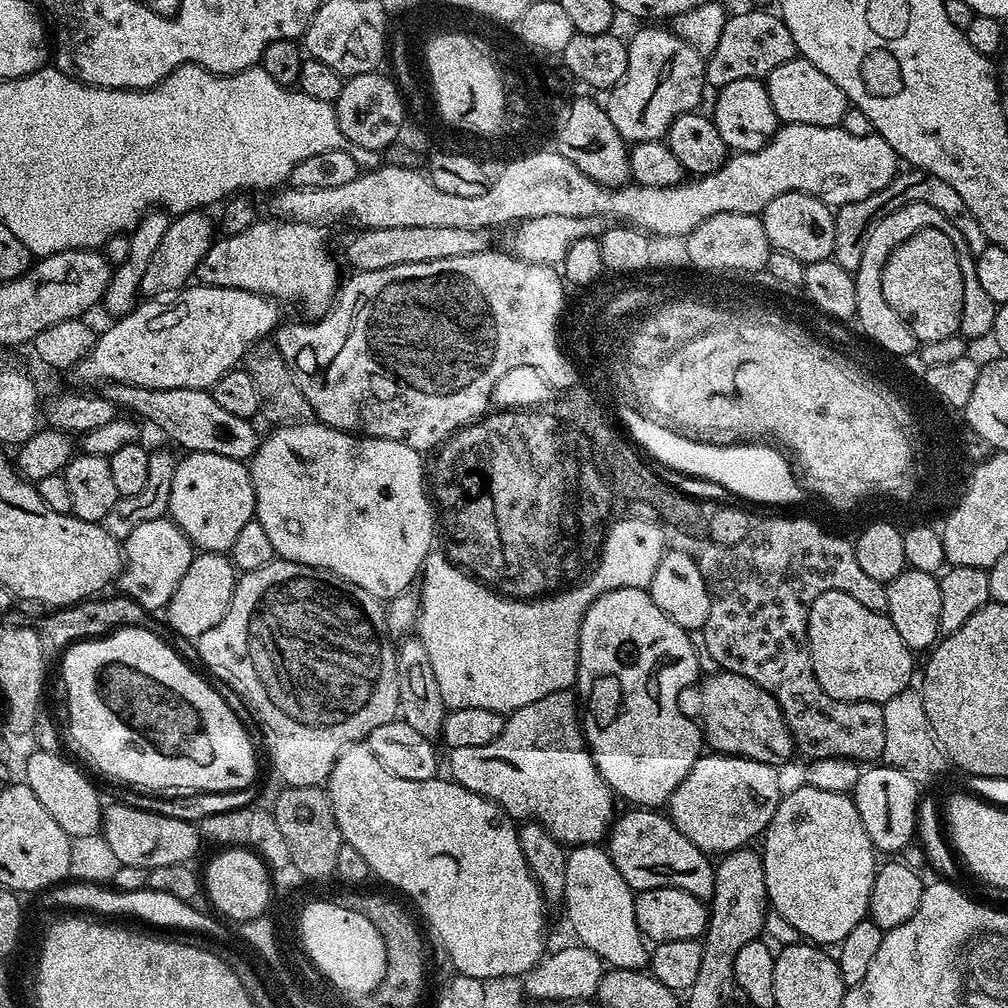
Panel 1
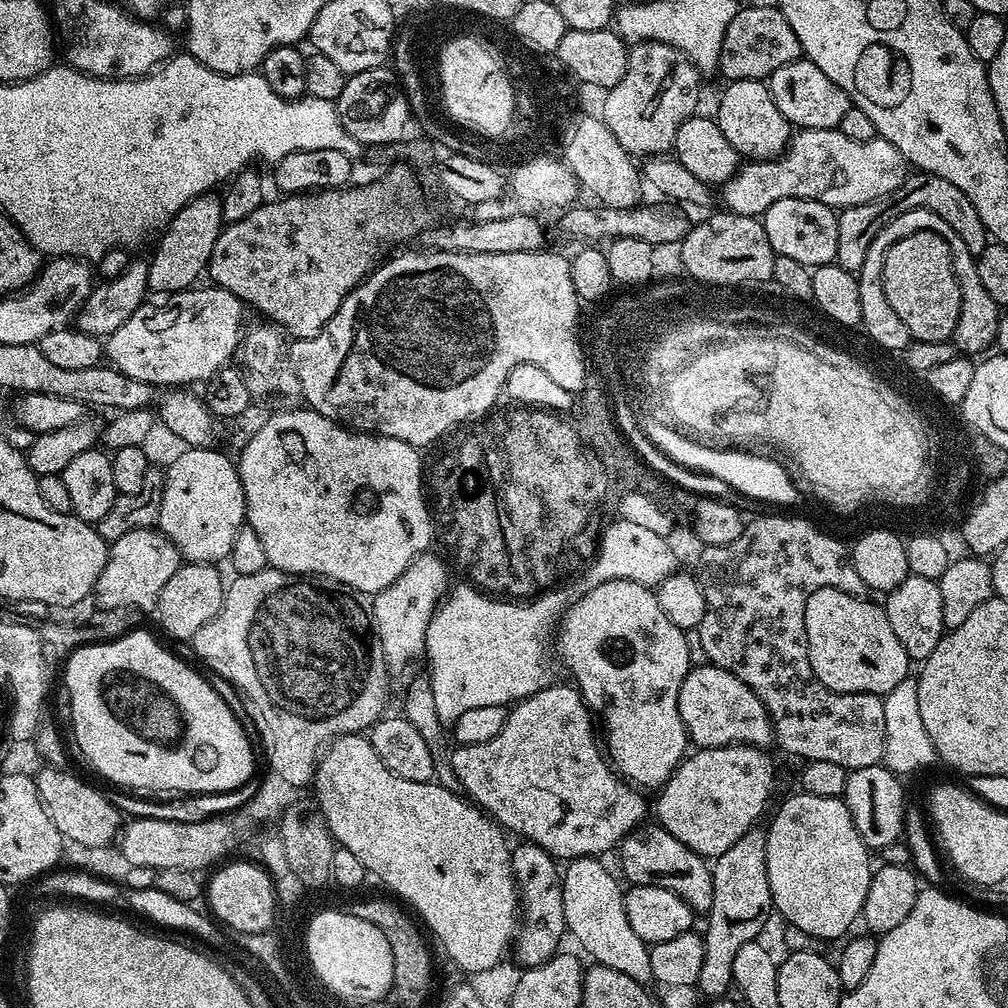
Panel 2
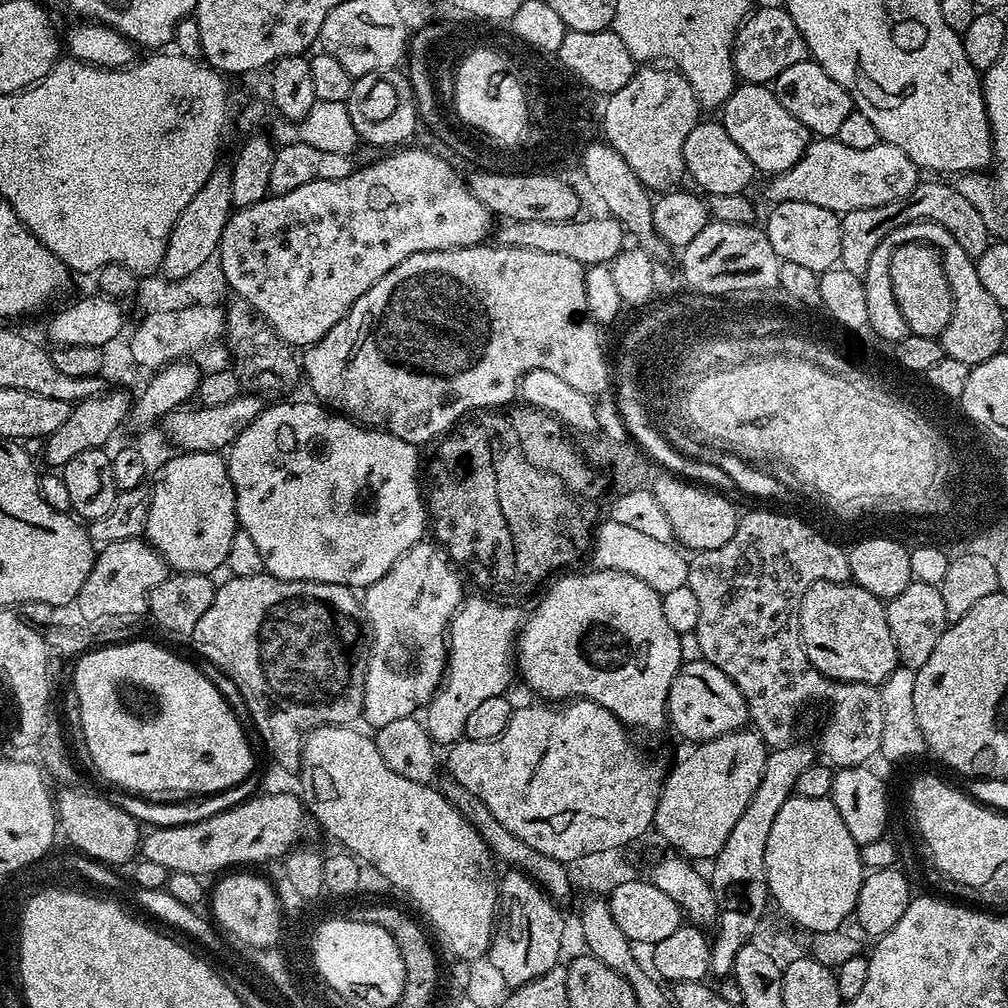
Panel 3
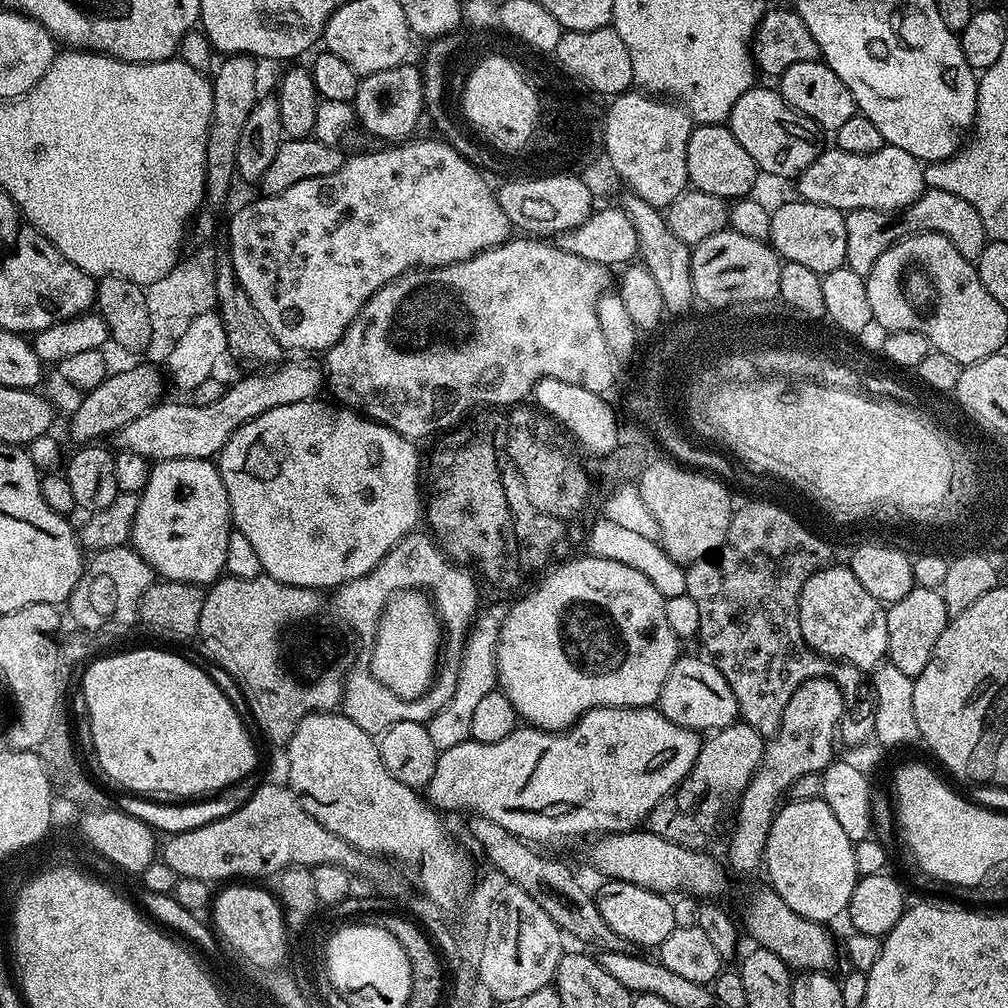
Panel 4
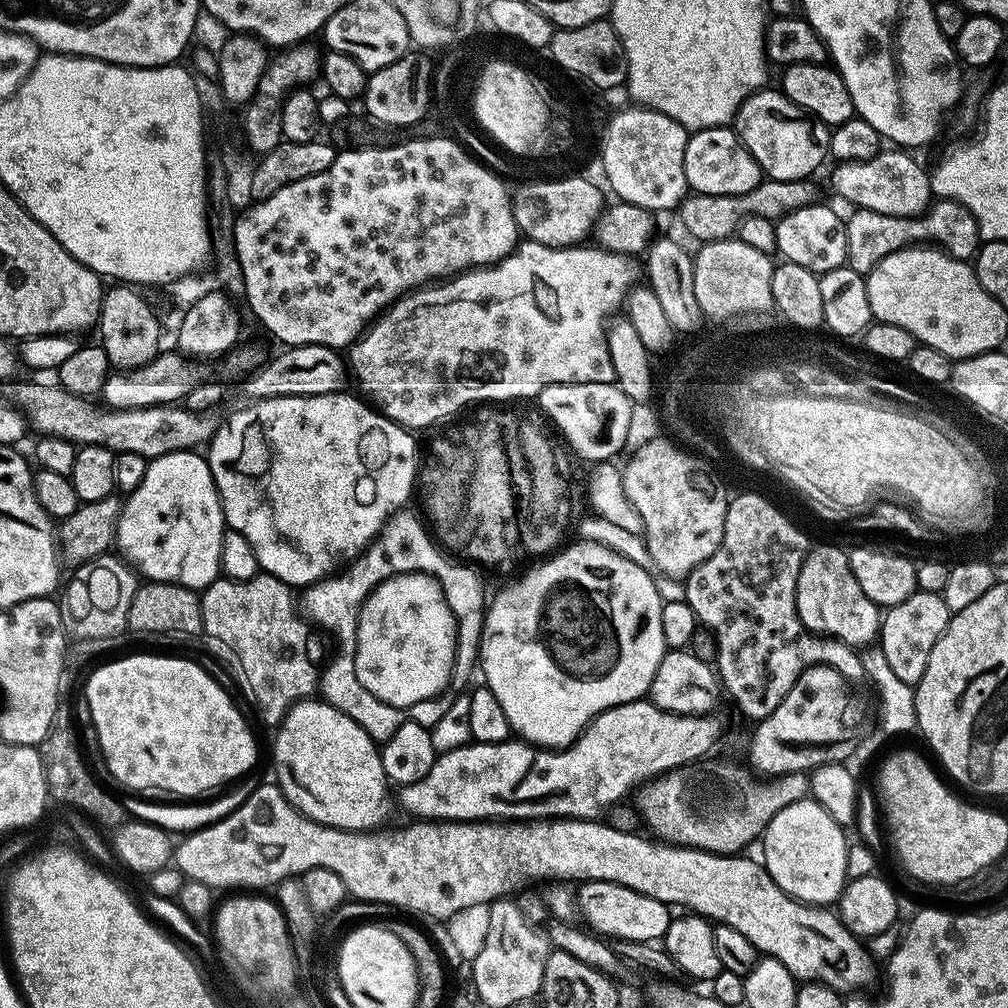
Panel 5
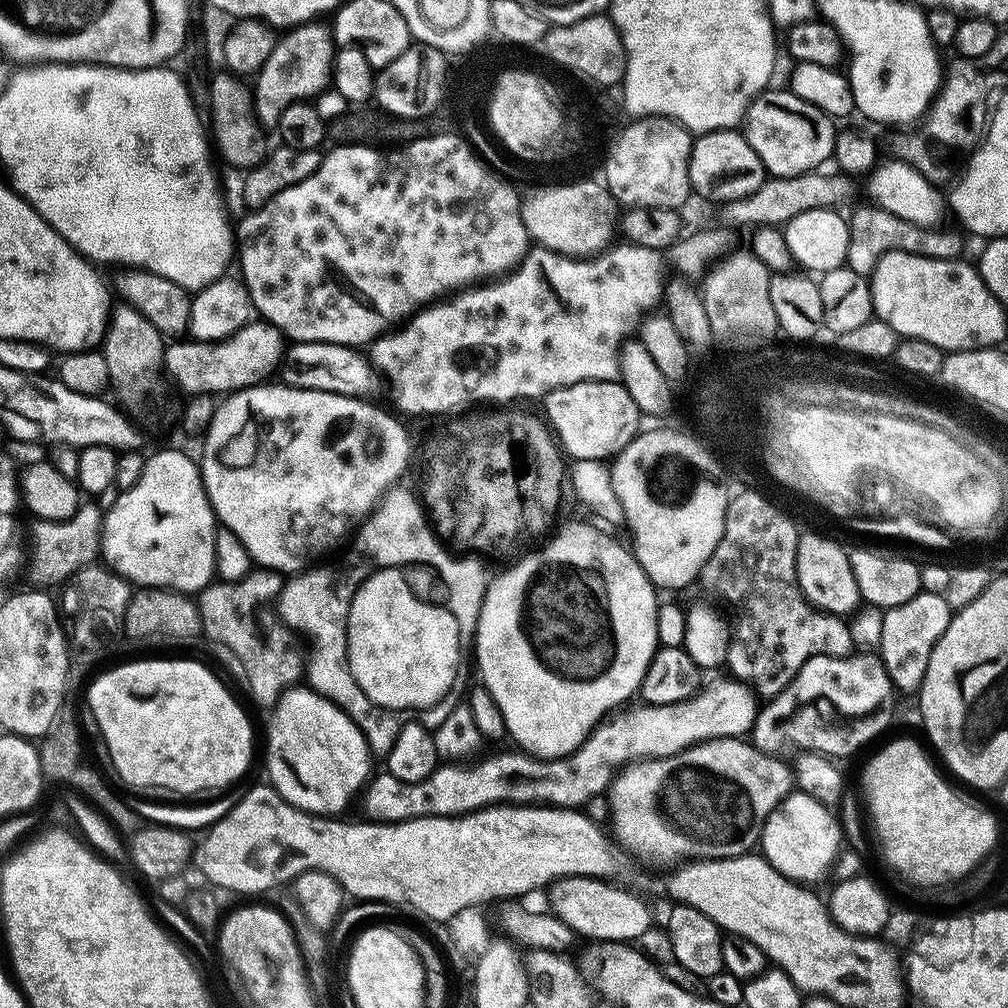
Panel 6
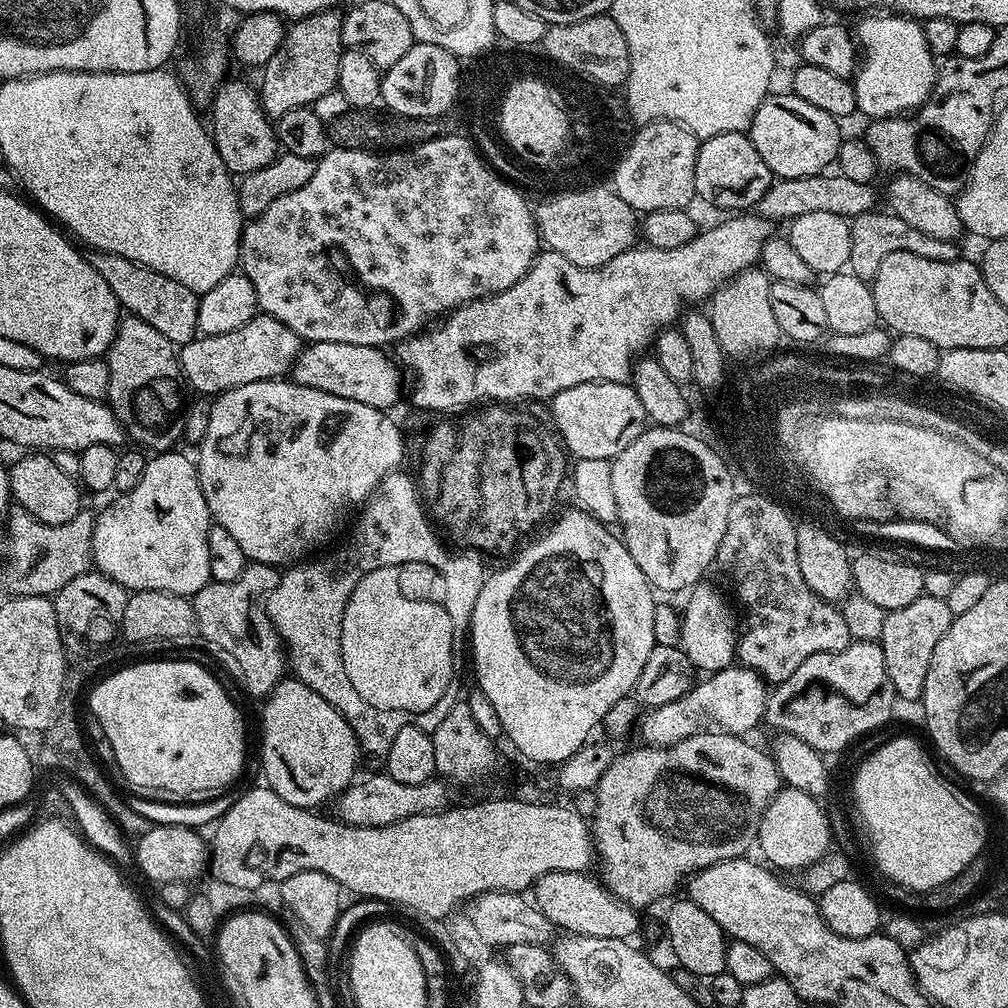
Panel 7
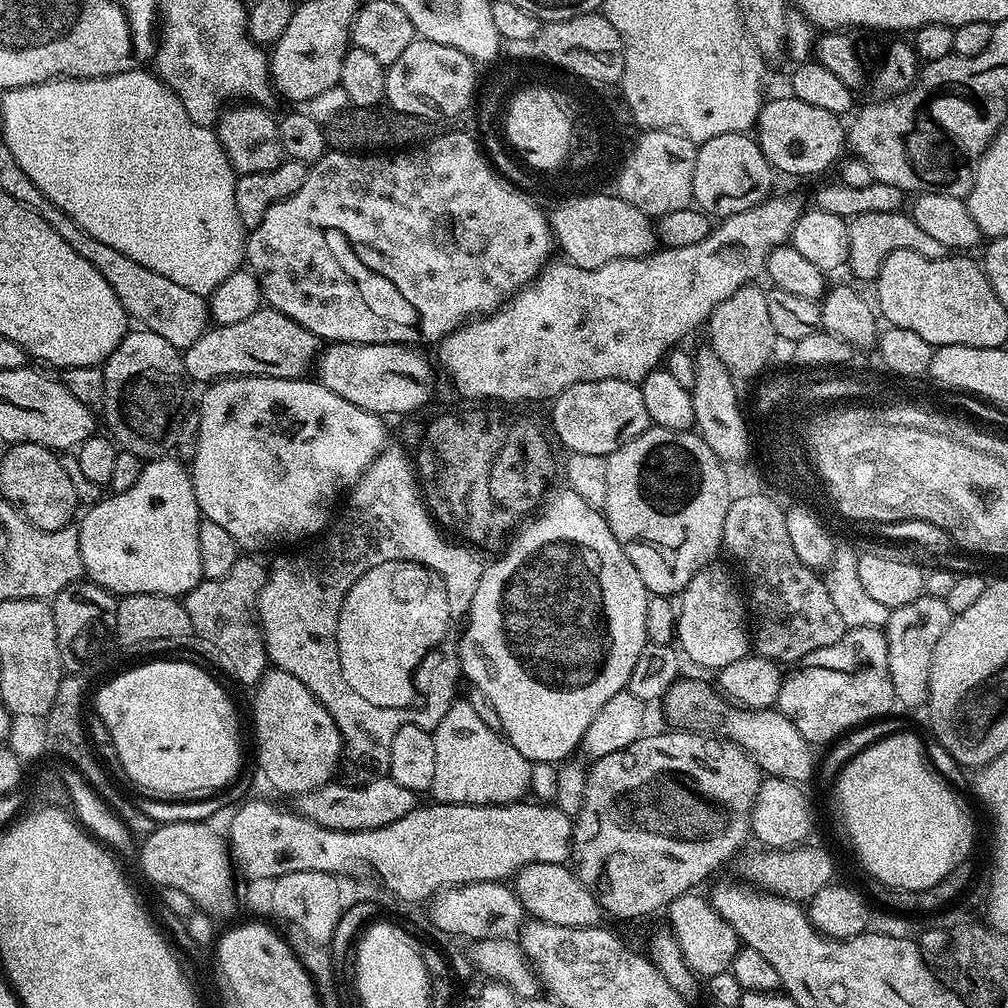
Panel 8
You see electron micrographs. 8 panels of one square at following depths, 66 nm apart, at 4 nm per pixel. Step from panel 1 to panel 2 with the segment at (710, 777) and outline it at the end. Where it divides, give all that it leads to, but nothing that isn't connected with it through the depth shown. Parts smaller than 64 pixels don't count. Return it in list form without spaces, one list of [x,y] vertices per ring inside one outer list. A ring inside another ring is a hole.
[[[731,744],[685,755],[672,777],[659,789],[656,804],[654,800],[655,819],[682,846],[690,846],[690,850],[702,857],[726,854],[742,834],[761,823],[760,815],[769,811],[768,799],[776,784],[776,768],[768,754],[753,744]]]

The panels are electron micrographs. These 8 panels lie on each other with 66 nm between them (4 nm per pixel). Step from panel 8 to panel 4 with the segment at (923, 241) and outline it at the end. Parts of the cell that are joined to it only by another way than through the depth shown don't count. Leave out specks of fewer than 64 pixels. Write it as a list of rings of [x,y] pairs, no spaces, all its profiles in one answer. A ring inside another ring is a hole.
[[[928,188],[914,203],[907,204],[905,208],[893,208],[891,212],[859,208],[847,213],[844,221],[846,222],[845,265],[850,270],[854,270],[854,274],[865,278],[868,277],[874,262],[878,262],[878,257],[883,251],[894,246],[894,242],[919,232],[937,232],[950,238],[950,242],[958,246],[958,254],[973,262],[990,243],[982,226],[982,218],[978,218],[978,210],[974,210],[974,206],[966,202],[966,198],[958,198],[958,194],[950,194],[950,190],[937,188]]]

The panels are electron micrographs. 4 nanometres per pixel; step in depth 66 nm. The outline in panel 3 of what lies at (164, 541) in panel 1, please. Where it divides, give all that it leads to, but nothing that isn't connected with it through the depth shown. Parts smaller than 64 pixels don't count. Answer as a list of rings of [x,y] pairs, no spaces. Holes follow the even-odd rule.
[[[126,538],[122,542],[110,542],[97,551],[96,561],[86,582],[82,582],[76,604],[88,620],[112,620],[115,616],[143,617],[148,610],[149,594],[169,575],[168,565],[147,539]]]

